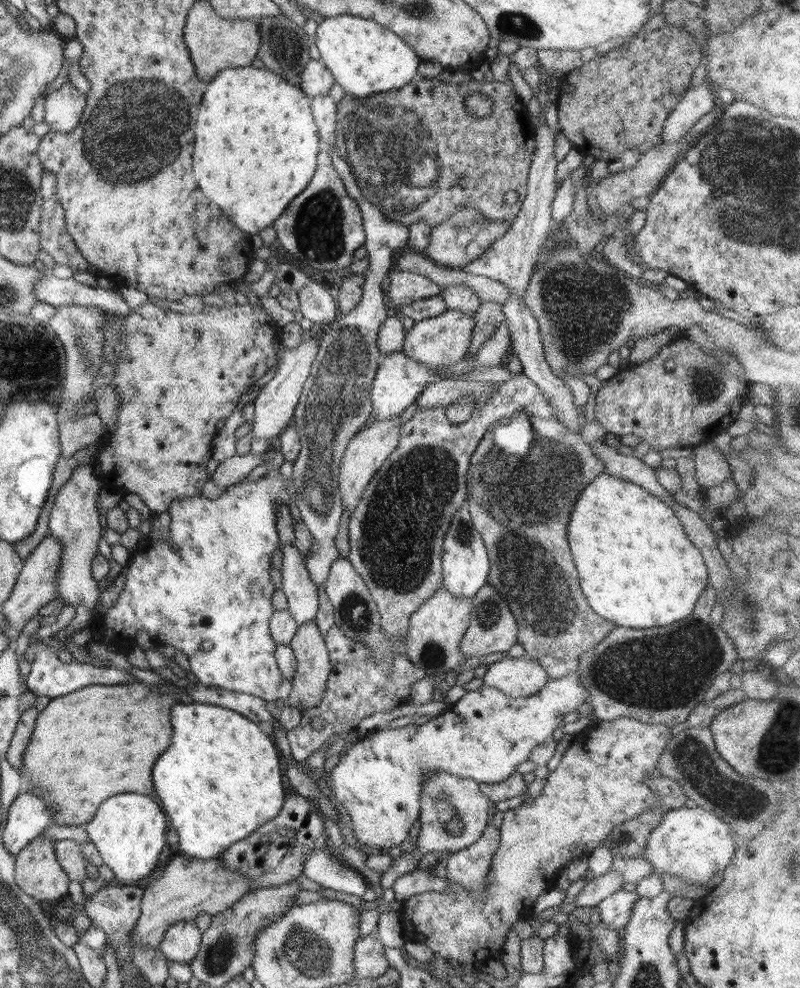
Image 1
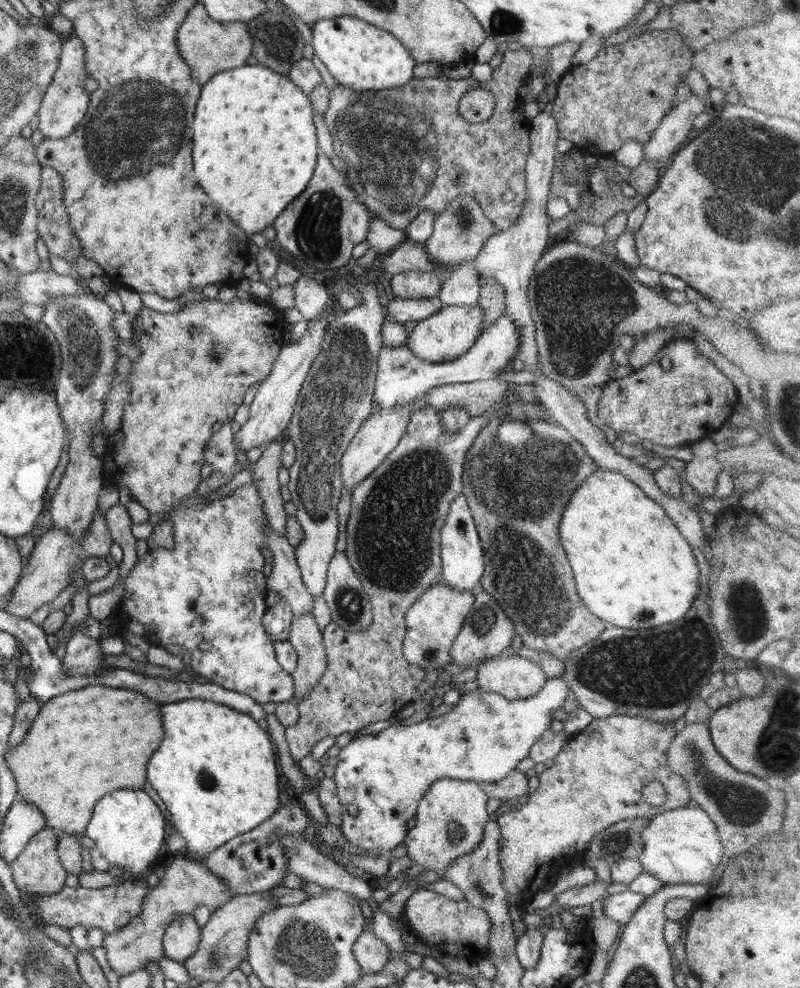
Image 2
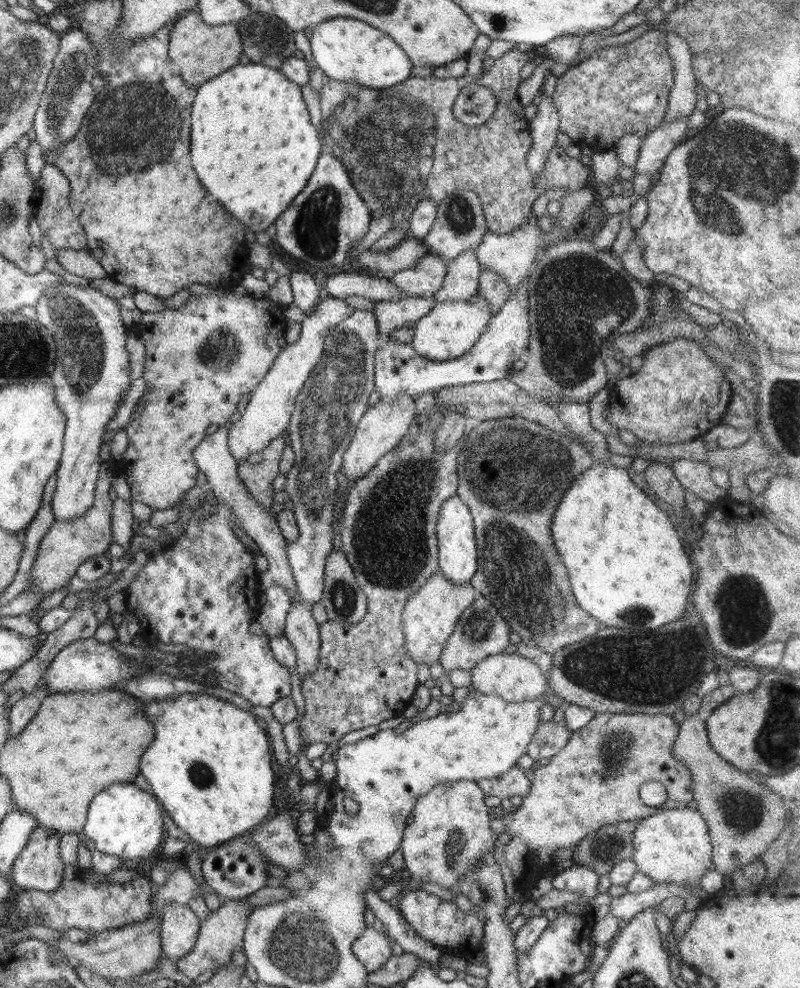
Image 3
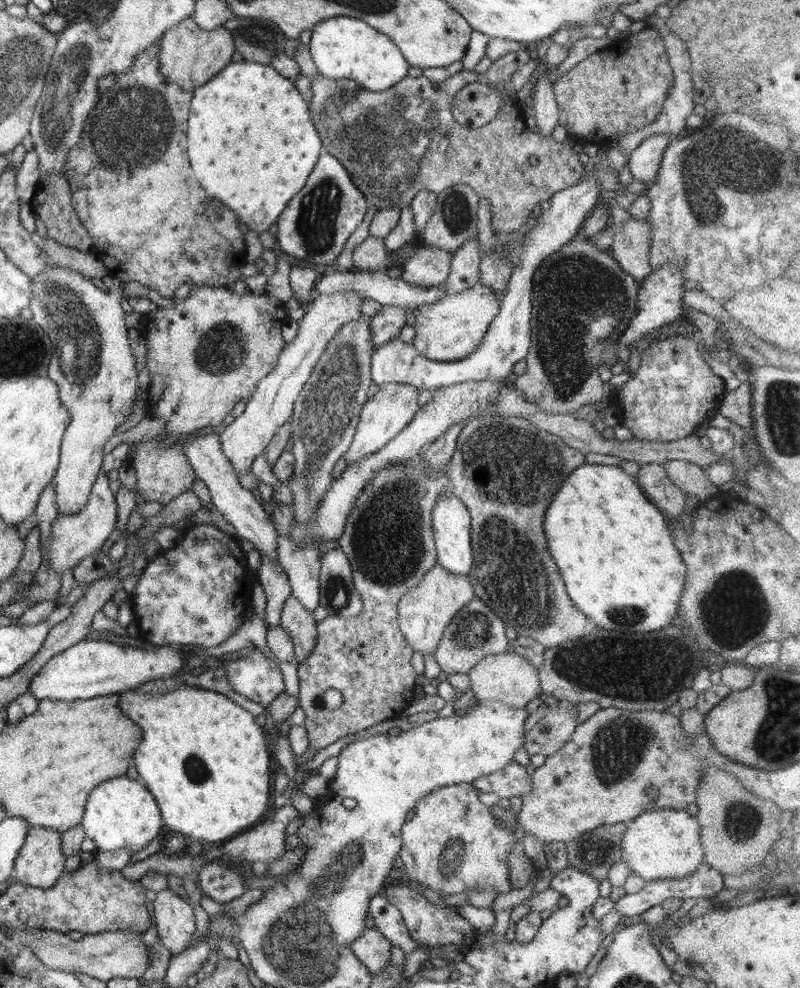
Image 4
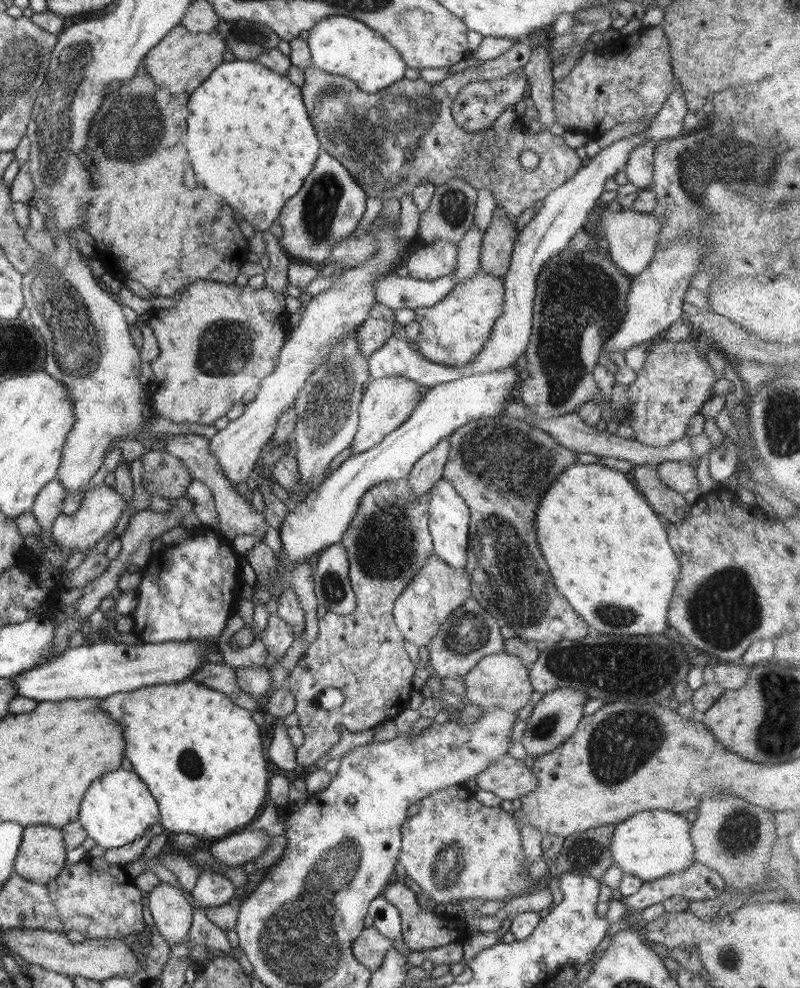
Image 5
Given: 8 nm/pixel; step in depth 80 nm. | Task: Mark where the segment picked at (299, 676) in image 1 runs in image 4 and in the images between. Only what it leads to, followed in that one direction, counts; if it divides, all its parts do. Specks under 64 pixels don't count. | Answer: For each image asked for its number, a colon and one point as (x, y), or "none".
2: (305, 636)
3: (301, 629)
4: (301, 626)

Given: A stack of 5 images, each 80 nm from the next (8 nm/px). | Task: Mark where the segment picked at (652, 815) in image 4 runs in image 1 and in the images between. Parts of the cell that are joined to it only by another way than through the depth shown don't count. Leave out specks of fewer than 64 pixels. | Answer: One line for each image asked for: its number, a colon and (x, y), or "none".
1: (692, 843)
2: (682, 846)
3: (672, 846)

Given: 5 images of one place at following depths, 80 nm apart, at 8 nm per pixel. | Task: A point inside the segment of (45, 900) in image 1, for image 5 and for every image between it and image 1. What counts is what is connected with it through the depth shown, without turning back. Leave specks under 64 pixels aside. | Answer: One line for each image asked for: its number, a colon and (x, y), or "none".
2: (37, 870)
3: (39, 866)
4: (40, 862)
5: (41, 855)

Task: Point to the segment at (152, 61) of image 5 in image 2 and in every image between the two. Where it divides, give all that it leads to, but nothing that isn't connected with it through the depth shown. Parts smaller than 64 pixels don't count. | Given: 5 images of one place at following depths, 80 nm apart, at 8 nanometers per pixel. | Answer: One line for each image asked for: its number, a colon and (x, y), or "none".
2: (208, 47)
3: (201, 51)
4: (189, 55)

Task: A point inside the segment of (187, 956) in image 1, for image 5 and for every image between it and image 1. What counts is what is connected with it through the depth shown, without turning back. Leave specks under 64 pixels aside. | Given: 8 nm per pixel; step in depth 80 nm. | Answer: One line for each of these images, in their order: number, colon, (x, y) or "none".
2: (181, 939)
3: (180, 925)
4: (174, 919)
5: (172, 913)

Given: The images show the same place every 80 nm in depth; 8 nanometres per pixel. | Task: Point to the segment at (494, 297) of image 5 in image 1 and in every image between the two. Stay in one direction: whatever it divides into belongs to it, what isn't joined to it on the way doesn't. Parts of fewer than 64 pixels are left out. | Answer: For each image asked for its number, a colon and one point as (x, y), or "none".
1: (441, 341)
2: (445, 335)
3: (448, 330)
4: (450, 329)

